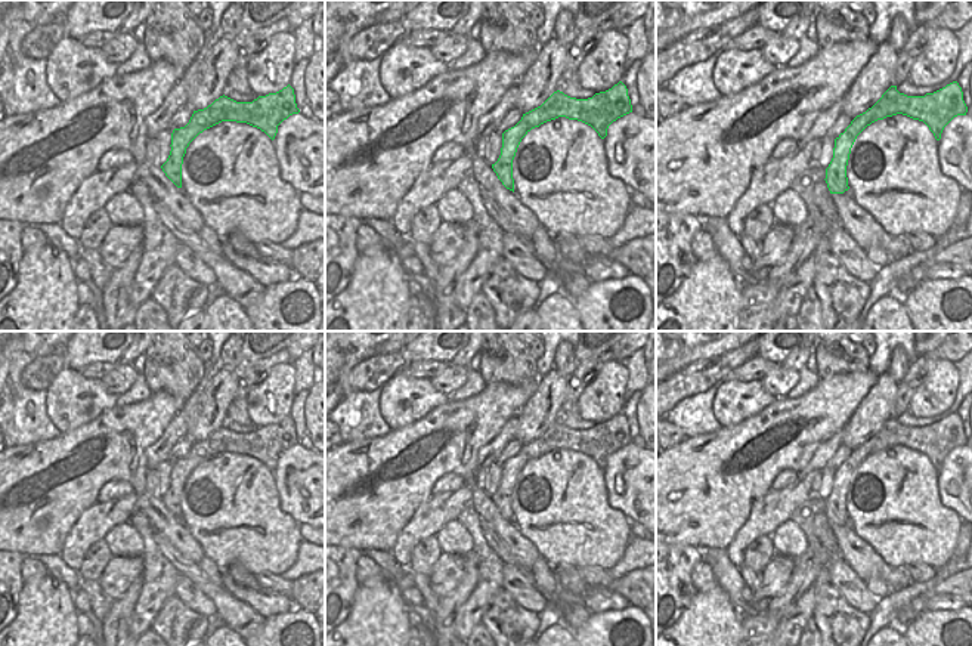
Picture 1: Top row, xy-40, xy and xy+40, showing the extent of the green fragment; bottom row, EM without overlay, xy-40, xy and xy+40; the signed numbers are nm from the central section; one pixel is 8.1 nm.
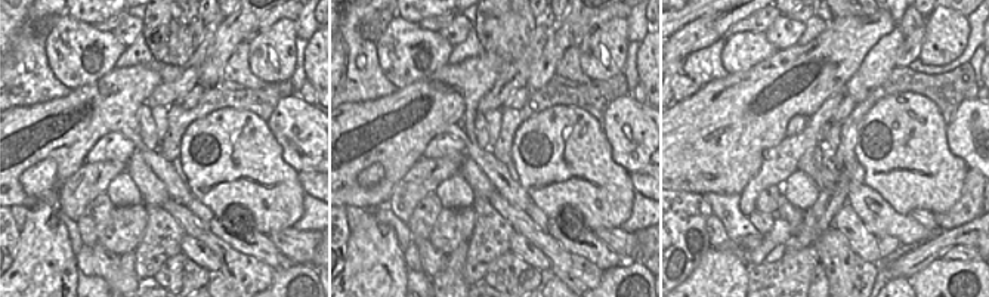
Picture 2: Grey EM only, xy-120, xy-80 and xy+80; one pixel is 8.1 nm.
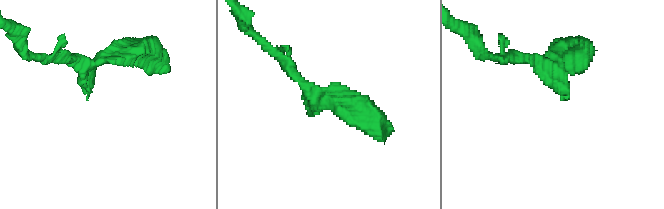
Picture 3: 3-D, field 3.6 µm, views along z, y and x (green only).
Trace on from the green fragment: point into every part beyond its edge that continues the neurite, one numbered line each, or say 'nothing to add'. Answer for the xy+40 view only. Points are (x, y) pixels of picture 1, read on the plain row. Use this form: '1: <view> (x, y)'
nothing to add

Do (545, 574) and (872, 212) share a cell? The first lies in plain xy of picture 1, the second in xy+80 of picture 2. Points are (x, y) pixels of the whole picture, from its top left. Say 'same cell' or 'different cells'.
different cells

